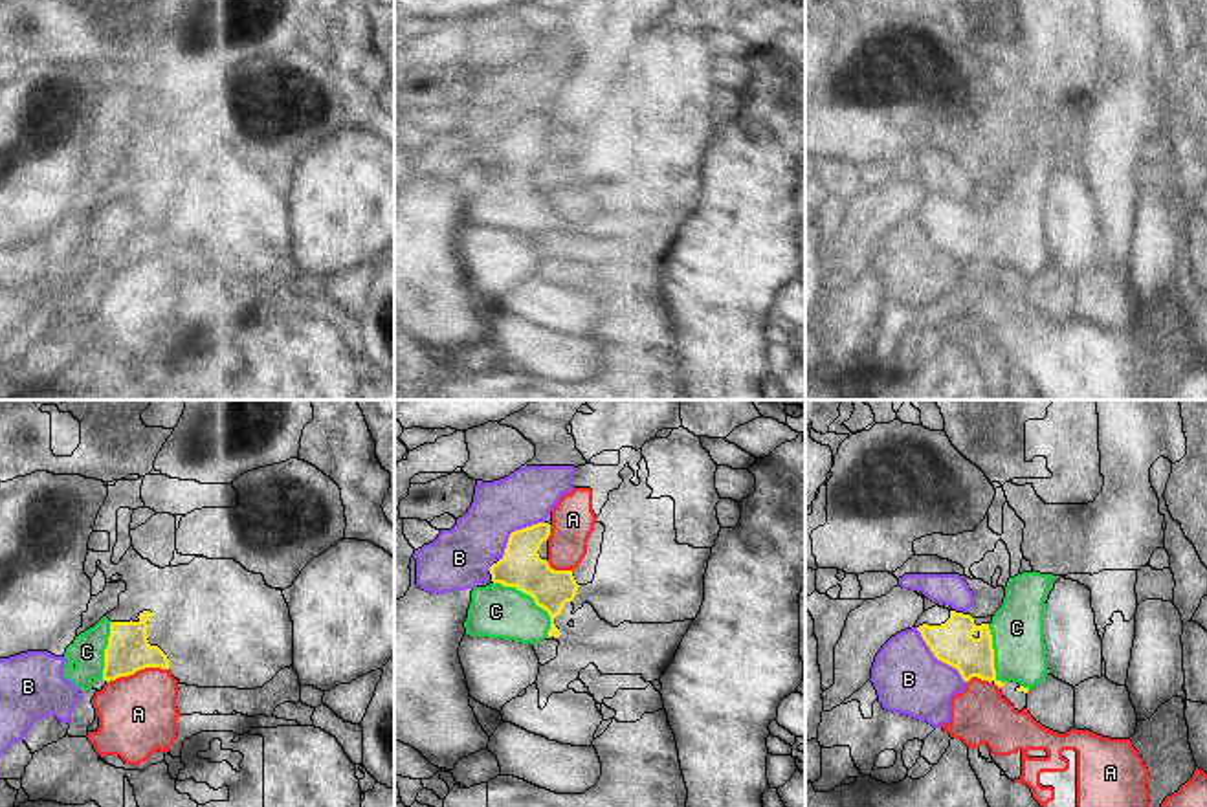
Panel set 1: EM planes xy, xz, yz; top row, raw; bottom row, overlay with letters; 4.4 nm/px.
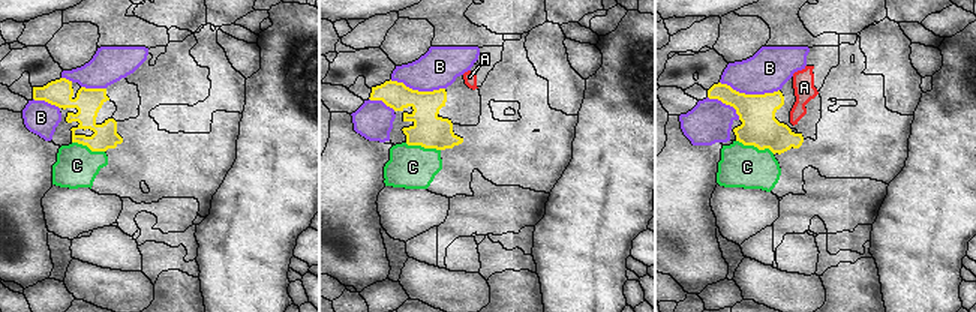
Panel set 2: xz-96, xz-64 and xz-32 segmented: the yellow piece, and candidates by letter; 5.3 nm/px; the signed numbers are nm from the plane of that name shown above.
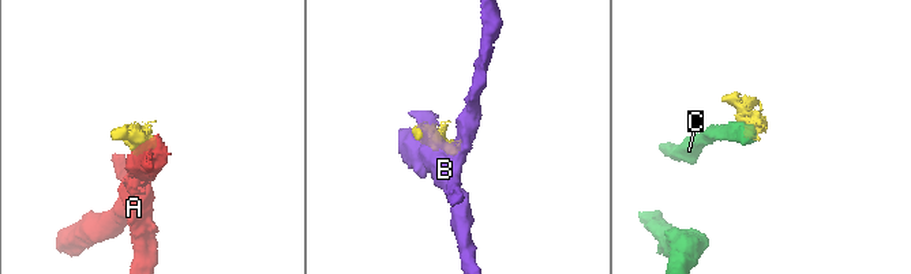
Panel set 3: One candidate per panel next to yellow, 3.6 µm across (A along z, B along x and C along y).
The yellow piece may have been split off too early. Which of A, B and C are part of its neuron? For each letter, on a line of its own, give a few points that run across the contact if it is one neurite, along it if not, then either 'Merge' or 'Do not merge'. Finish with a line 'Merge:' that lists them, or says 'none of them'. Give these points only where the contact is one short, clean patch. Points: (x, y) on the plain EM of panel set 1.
A: Line: xy (167, 257), (140, 257), (107, 272). Do not merge
B: Do not merge
C: Line: xz (521, 156), (523, 175), (532, 186), (496, 200). Merge
Merge: C

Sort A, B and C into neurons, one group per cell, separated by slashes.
A / B / C

